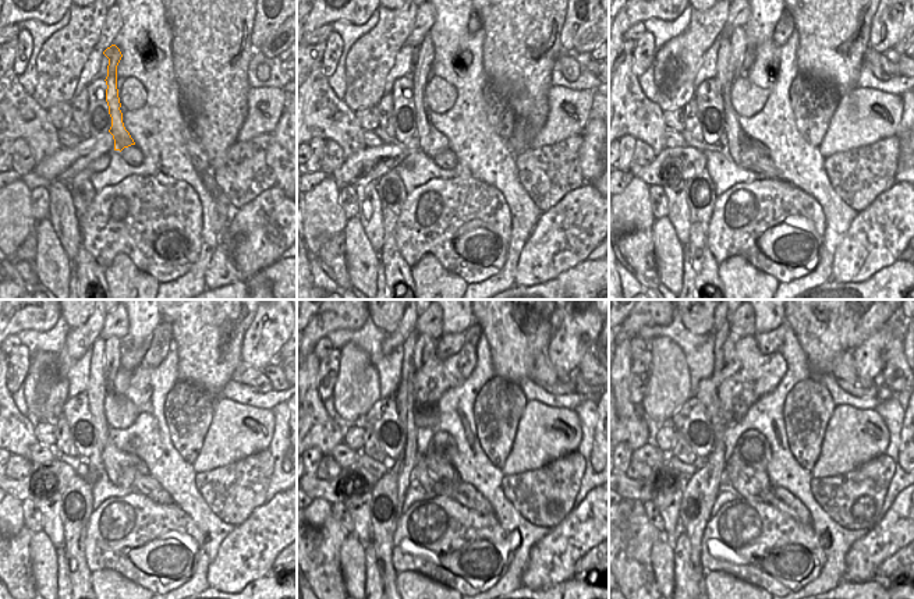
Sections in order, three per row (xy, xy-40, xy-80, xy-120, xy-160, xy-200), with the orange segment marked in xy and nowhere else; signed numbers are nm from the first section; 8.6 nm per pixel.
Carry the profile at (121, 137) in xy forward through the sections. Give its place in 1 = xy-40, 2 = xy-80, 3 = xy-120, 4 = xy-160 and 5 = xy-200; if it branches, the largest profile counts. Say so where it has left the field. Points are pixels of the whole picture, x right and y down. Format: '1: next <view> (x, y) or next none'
1: next xy-40 (432, 142)
2: next xy-80 (744, 151)
3: next xy-120 (121, 468)
4: next xy-160 (438, 478)
5: next xy-200 (757, 488)

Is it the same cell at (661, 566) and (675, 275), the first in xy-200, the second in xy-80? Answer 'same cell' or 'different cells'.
same cell

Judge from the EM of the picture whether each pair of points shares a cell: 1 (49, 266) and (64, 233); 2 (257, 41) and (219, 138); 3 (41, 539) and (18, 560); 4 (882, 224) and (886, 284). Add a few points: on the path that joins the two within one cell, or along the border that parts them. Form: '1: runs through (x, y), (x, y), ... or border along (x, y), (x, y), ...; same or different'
1: border along (48, 218), (63, 251), (71, 261); different
2: border along (255, 16), (251, 34), (254, 50); different
3: border along (32, 534), (29, 542), (29, 570), (35, 582); different
4: border along (897, 259), (856, 283); different

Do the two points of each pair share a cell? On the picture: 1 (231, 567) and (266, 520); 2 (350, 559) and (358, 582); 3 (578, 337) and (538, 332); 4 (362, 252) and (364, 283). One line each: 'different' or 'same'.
1: same
2: same
3: different
4: same

